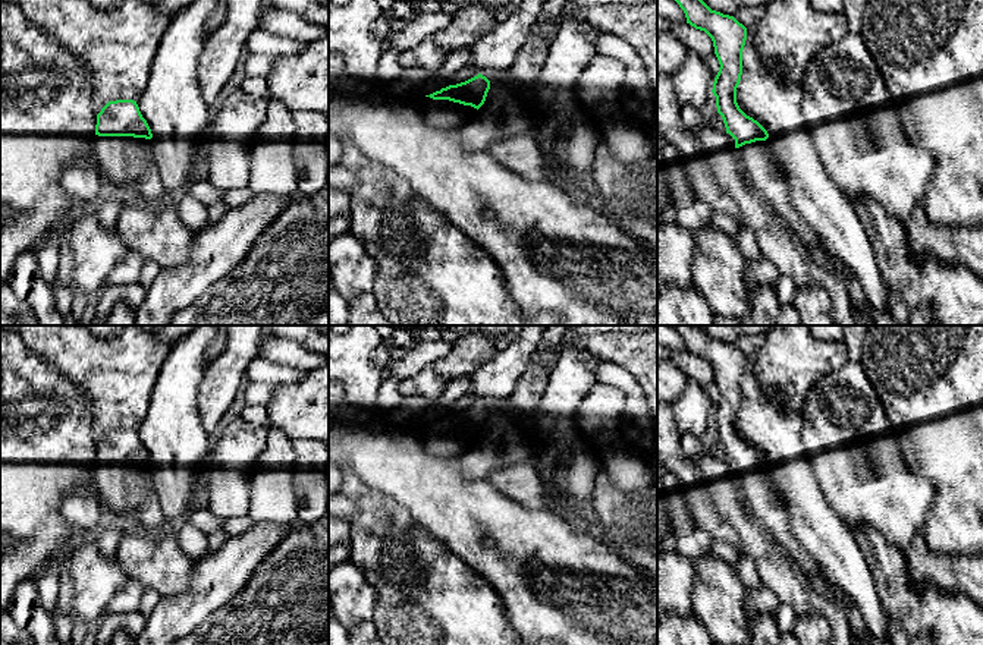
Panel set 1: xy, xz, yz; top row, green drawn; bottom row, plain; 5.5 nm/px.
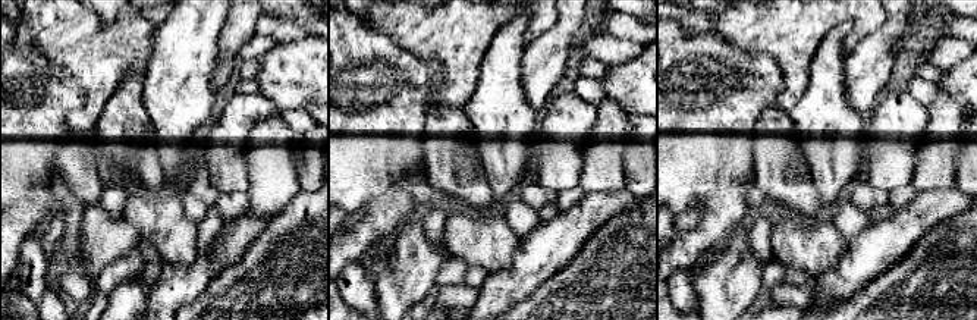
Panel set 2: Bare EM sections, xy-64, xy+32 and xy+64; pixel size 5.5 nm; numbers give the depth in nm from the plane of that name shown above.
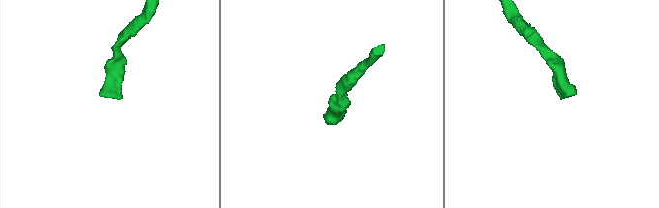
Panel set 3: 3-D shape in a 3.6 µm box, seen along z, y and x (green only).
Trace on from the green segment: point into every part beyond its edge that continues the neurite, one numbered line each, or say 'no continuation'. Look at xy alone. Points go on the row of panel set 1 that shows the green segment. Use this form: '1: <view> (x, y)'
1: xy (123, 161)

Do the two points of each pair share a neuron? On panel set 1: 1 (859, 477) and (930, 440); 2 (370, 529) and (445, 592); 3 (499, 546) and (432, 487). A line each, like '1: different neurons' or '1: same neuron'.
1: different neurons
2: same neuron
3: same neuron

